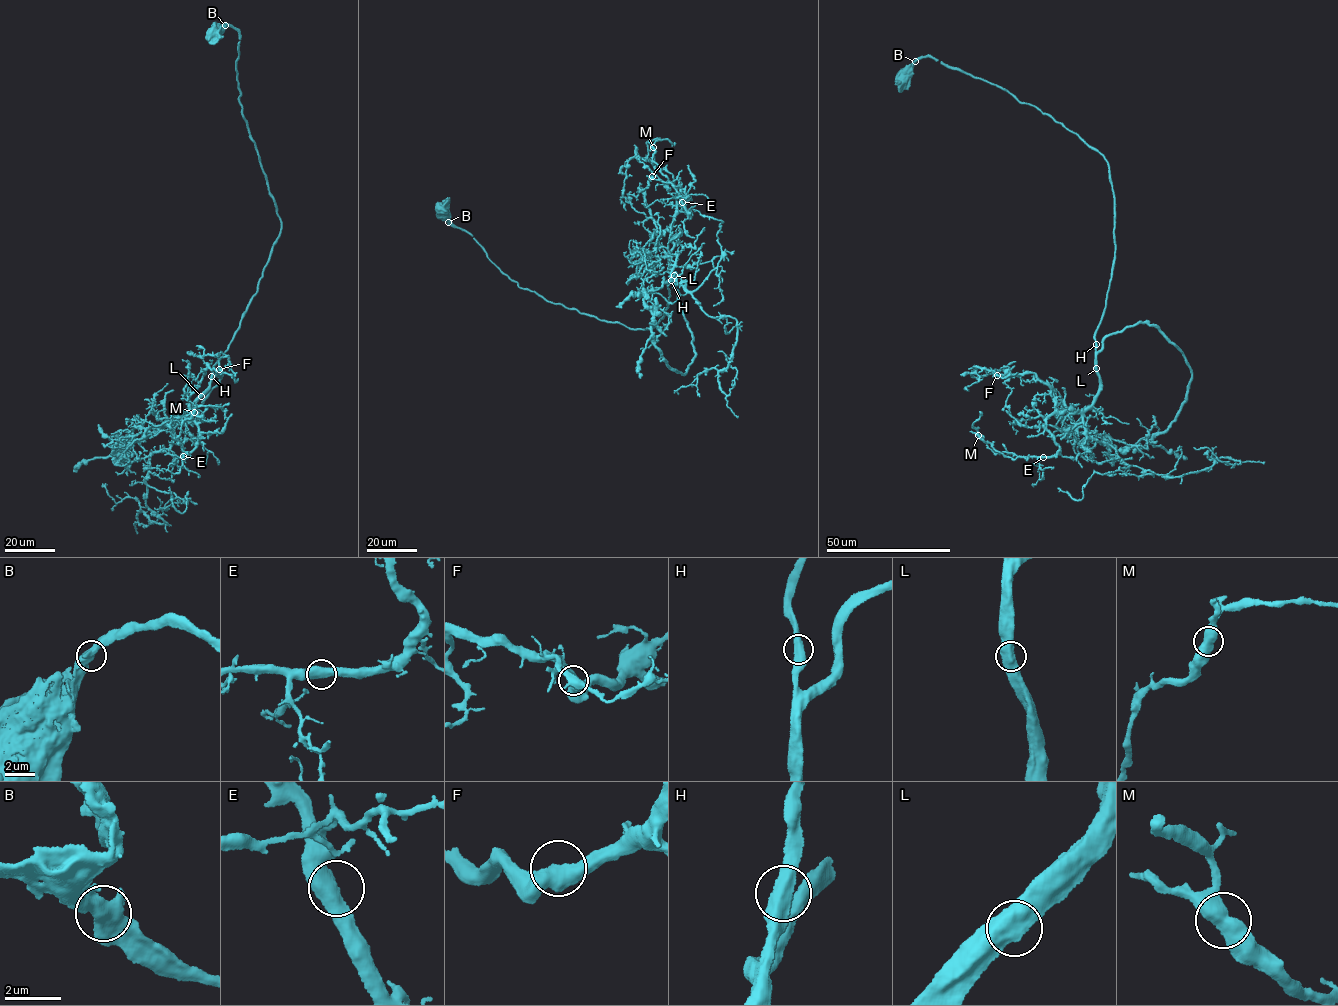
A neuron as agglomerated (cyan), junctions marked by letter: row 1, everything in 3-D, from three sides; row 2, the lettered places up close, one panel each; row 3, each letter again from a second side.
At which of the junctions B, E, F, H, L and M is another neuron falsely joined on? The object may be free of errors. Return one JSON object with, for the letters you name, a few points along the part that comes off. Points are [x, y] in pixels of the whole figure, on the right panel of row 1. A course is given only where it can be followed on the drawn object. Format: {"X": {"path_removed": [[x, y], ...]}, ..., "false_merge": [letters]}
{"false_merge": []}

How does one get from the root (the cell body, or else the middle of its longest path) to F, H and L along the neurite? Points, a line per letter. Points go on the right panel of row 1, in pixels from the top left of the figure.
F: (902, 79), (932, 57), (1036, 107), (1107, 162), (1115, 250), (1094, 402), (1059, 411), (1035, 374), (997, 375)
H: (902, 79), (915, 61), (932, 57), (1006, 90), (1103, 156), (1113, 196), (1115, 250), (1096, 345)
L: (902, 79), (915, 61), (932, 57), (1036, 107), (1107, 162), (1115, 250), (1095, 336), (1096, 368)

